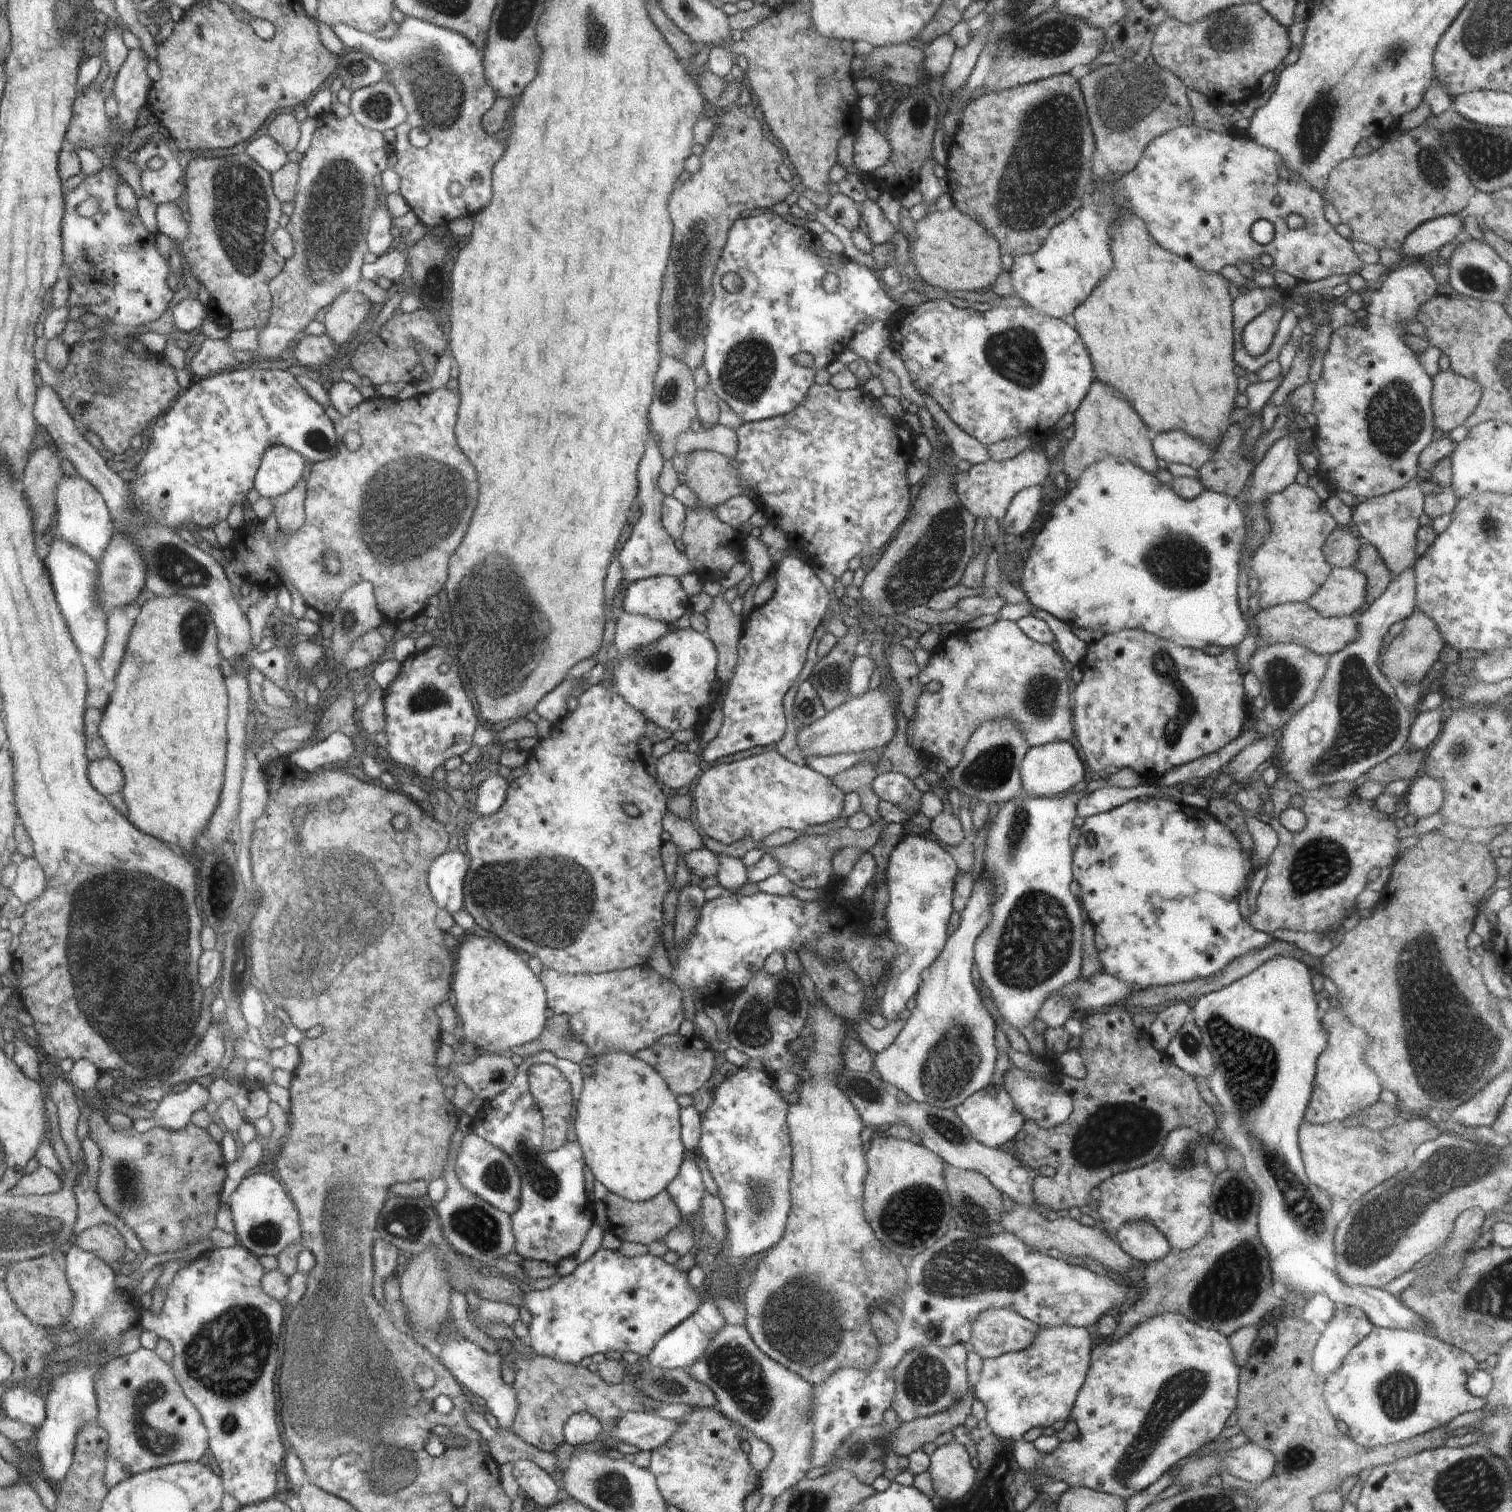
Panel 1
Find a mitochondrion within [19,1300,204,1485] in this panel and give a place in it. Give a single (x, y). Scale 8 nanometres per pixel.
(159, 1444)

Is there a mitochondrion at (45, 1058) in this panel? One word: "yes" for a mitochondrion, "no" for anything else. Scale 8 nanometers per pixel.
no

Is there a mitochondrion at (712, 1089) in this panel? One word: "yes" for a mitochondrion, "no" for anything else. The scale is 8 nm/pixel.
no

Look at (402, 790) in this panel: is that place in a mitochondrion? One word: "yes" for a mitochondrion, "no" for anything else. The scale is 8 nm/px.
no

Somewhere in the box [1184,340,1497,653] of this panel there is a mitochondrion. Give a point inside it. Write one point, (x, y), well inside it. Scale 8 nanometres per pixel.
(1394, 416)

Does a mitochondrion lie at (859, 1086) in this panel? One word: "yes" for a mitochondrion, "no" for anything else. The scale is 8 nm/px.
yes

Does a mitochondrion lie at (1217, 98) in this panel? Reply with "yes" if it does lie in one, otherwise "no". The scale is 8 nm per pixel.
no

